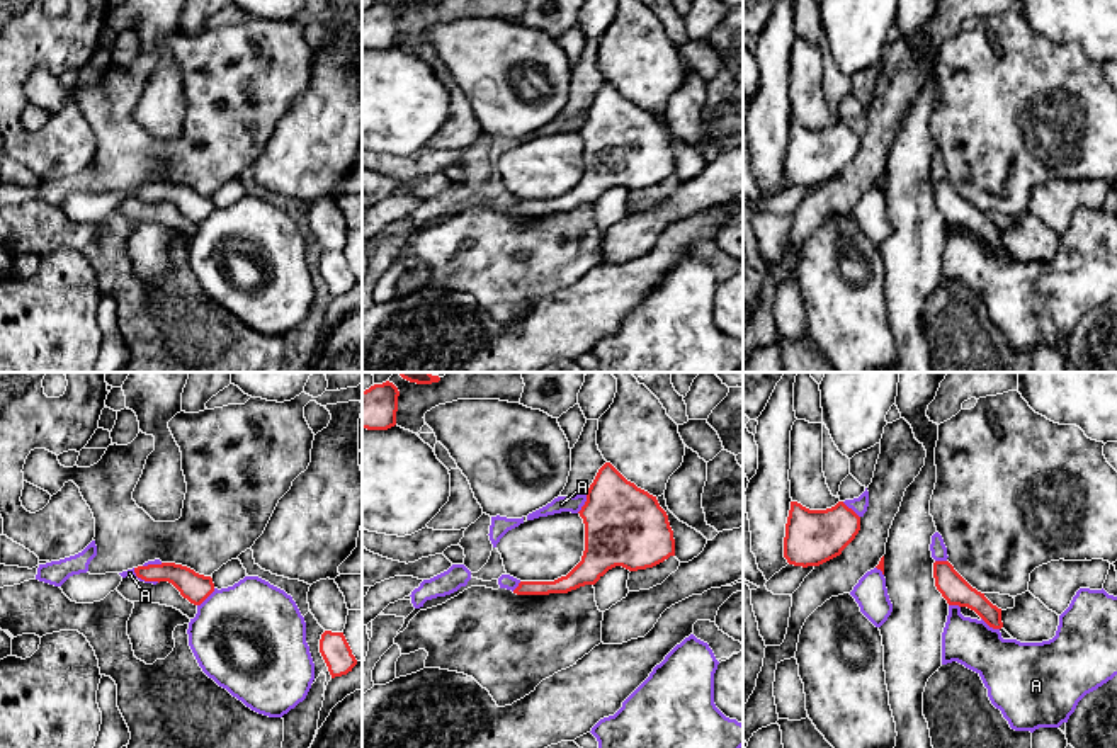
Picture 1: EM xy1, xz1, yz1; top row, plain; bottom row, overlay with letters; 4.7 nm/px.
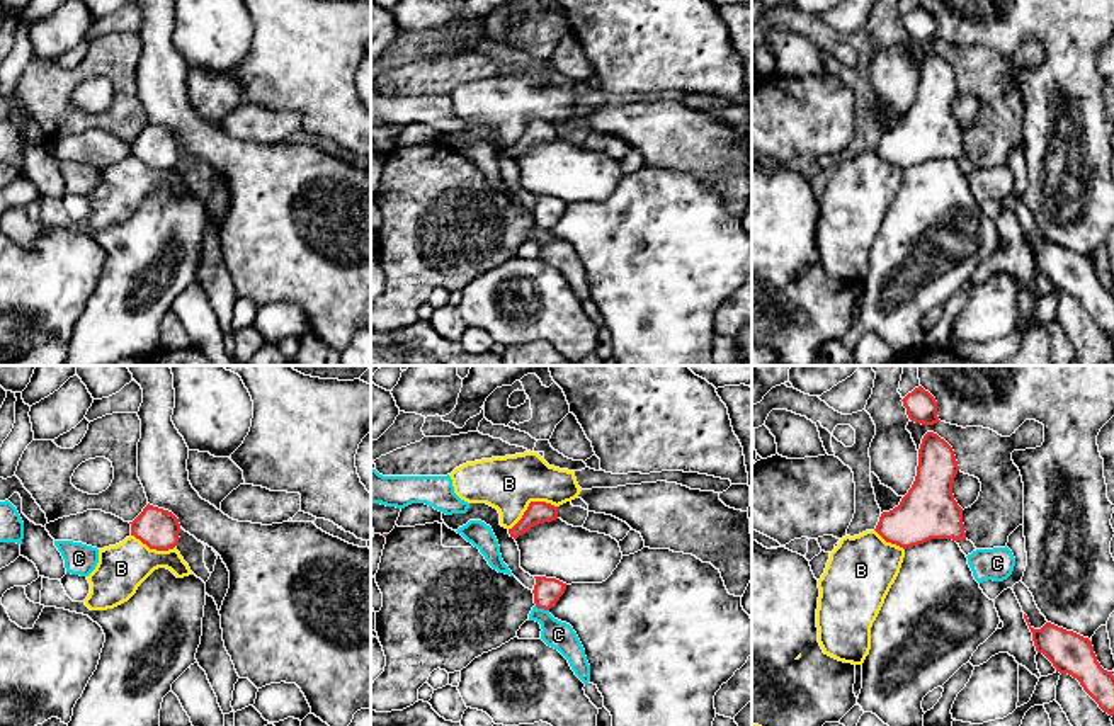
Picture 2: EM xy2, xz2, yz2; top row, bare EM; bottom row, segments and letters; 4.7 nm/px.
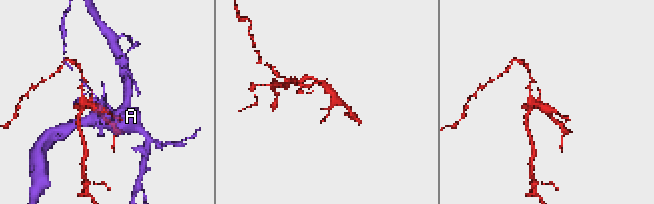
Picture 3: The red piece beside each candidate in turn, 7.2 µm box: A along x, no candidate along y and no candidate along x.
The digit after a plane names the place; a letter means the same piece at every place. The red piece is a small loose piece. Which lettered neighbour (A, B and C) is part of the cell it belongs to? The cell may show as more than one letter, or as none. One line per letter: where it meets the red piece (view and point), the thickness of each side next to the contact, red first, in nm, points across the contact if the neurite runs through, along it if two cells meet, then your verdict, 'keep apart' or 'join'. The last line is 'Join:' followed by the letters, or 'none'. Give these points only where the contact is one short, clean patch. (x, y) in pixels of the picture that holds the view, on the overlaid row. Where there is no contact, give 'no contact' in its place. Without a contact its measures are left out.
A: contact xz1 (585, 504); calibres 380 and 80 nm; join
B: contact xz2 (529, 504); calibres 110 and 260 nm; border xz2 (556, 505), (531, 502), (509, 529); keep apart
C: contact xz2 (541, 607); calibres 130 and 130 nm; keep apart
Join: A

